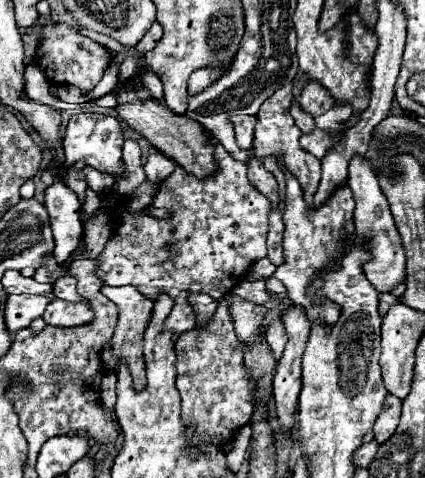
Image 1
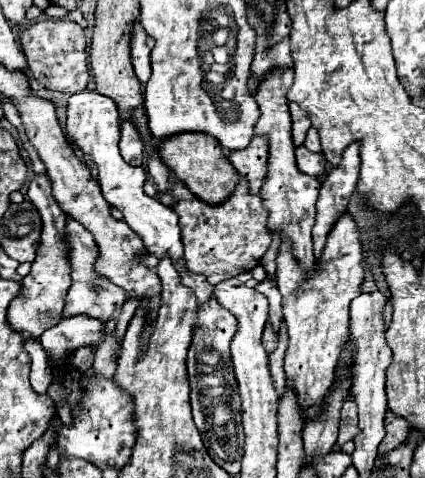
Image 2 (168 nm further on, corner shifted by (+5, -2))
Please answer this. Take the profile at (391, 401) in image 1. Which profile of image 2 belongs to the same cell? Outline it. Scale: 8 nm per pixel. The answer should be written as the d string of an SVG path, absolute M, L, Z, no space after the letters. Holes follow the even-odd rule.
M390 410L386 412L386 438L380 442L378 450L384 454L392 448L396 448L398 444L402 444L408 436L408 422L404 418L398 418L396 414L390 414Z

